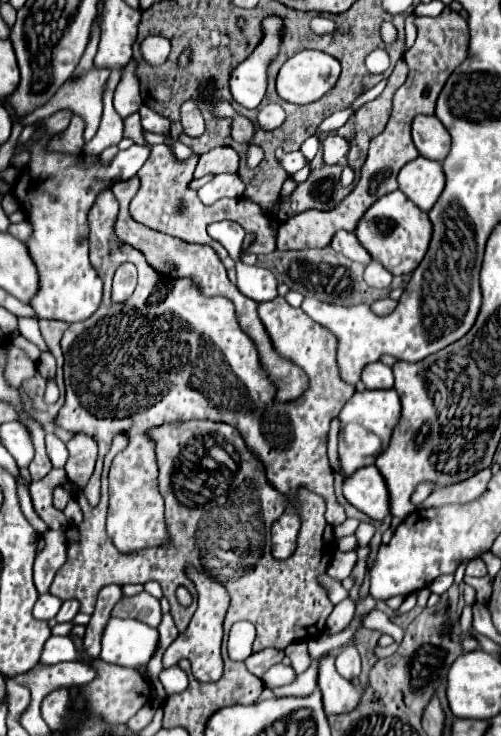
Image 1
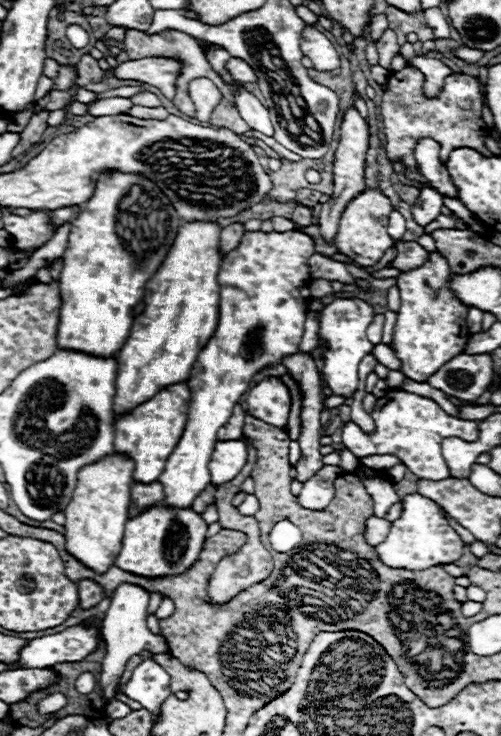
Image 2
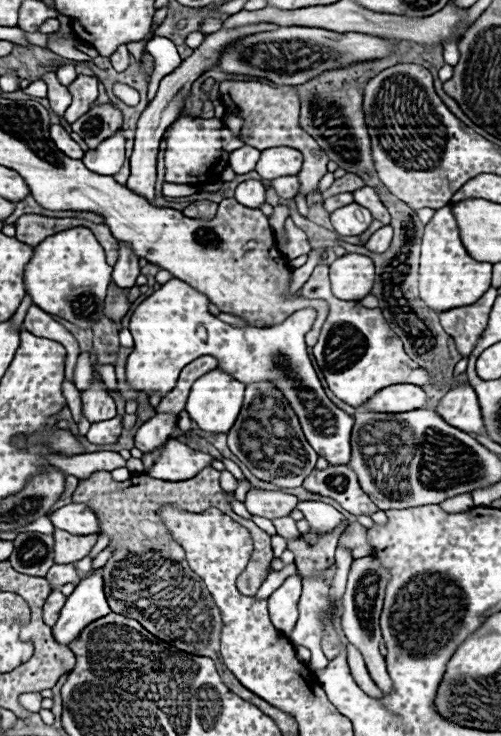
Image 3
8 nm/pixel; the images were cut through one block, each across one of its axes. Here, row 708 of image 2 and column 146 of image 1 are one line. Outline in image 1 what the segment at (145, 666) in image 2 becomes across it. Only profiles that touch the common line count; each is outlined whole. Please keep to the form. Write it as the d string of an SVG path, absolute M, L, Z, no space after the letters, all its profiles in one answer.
M60 110L56 114L52 114L46 120L38 120L36 128L44 128L44 134L38 142L34 142L28 152L30 152L30 162L28 166L20 172L18 182L12 188L12 194L16 198L16 202L20 204L22 212L26 214L28 222L32 224L32 234L26 240L30 258L34 260L34 266L38 268L38 292L34 294L34 300L30 300L30 306L34 308L34 312L40 318L48 318L48 320L62 320L62 322L82 322L86 318L90 318L94 314L94 310L98 310L100 302L102 302L102 278L98 276L98 272L92 268L90 260L88 260L88 220L86 214L92 208L92 204L96 202L98 194L108 190L112 184L128 180L132 176L136 176L136 172L142 168L142 164L148 160L150 156L150 146L130 146L128 150L120 150L110 164L102 164L100 160L88 168L80 166L80 154L62 154L62 152L52 152L46 148L46 144L60 132L64 132L70 124L70 118L74 114L70 110Z

